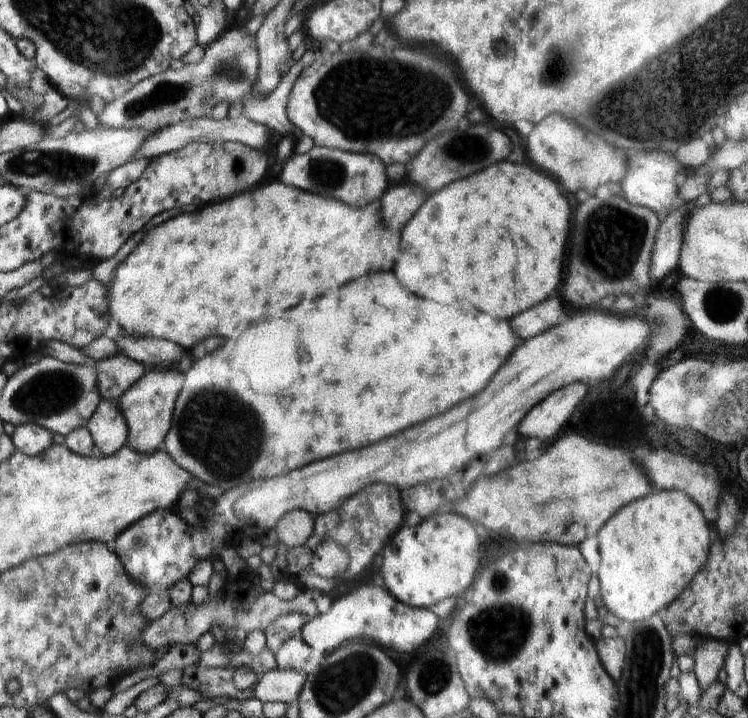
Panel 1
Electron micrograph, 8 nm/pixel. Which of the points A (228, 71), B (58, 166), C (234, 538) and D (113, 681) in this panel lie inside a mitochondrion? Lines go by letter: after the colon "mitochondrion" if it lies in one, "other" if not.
A: mitochondrion
B: mitochondrion
C: other
D: other

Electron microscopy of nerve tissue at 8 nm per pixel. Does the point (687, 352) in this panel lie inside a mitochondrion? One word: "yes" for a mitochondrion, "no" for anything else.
no

